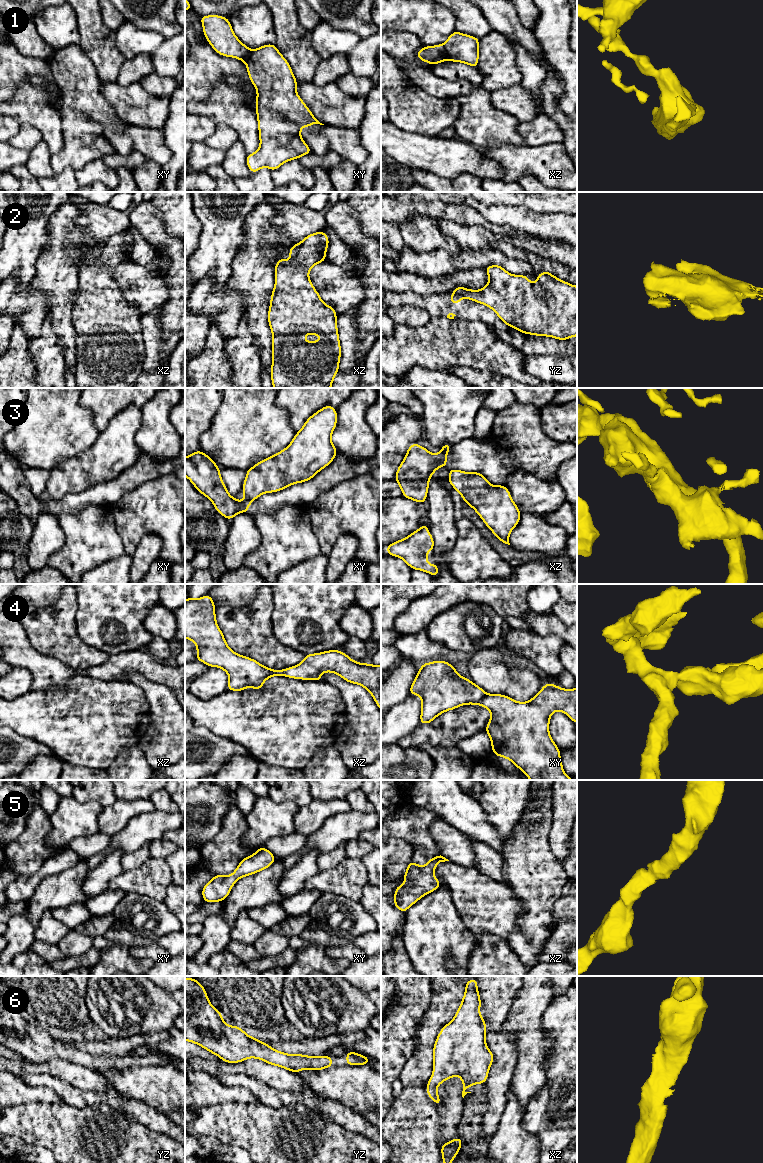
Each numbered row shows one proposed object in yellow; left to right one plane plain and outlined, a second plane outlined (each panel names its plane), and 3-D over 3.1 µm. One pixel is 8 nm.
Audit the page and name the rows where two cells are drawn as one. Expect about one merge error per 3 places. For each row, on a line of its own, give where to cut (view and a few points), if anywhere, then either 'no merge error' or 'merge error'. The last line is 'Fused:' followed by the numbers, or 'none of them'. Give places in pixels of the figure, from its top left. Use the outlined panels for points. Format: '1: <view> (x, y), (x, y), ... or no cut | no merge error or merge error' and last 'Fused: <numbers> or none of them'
1: xz (443, 45), (446, 59) | merge error
2: yz (453, 292), (461, 295) | merge error
3: xy (245, 497), (250, 500) | merge error
4: xy (486, 693), (478, 703) | merge error
5: no cut | no merge error
6: no cut | no merge error
Fused: 1, 2, 3, 4

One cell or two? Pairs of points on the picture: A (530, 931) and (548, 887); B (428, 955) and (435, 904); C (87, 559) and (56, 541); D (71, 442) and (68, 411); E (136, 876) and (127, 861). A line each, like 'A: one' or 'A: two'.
A: one
B: one
C: two
D: one
E: two

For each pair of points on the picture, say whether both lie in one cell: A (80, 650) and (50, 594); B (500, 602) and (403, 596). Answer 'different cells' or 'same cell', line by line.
A: different cells
B: different cells

